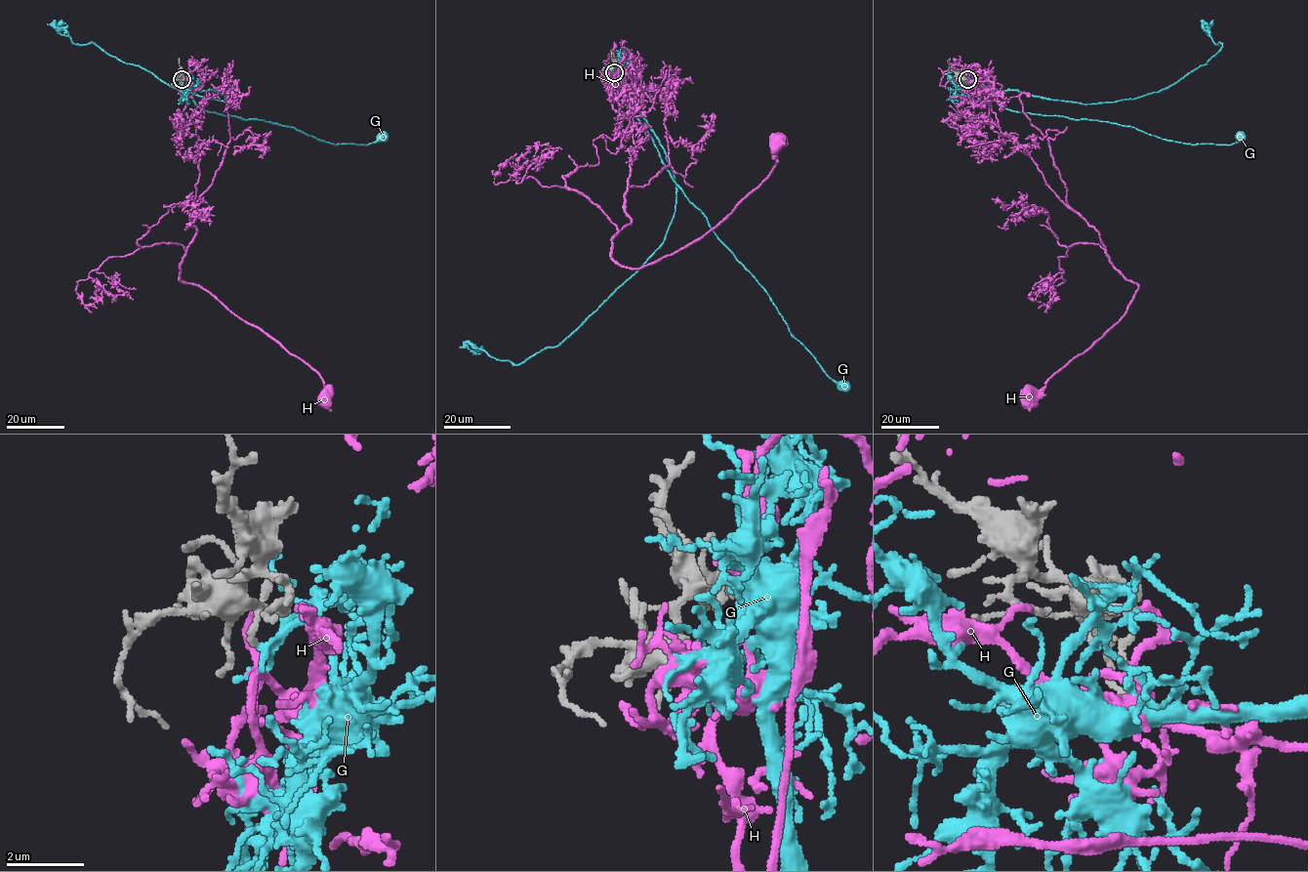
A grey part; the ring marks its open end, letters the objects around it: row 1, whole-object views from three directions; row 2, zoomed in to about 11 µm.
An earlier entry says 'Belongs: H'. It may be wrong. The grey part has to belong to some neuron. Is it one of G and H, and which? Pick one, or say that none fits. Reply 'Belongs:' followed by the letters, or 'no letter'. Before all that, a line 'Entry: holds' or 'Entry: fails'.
Entry: holds
Belongs: H

